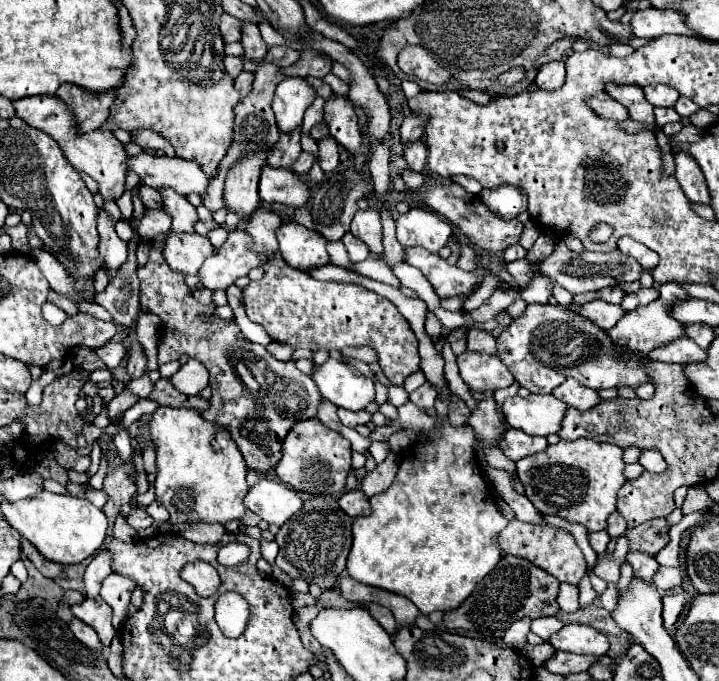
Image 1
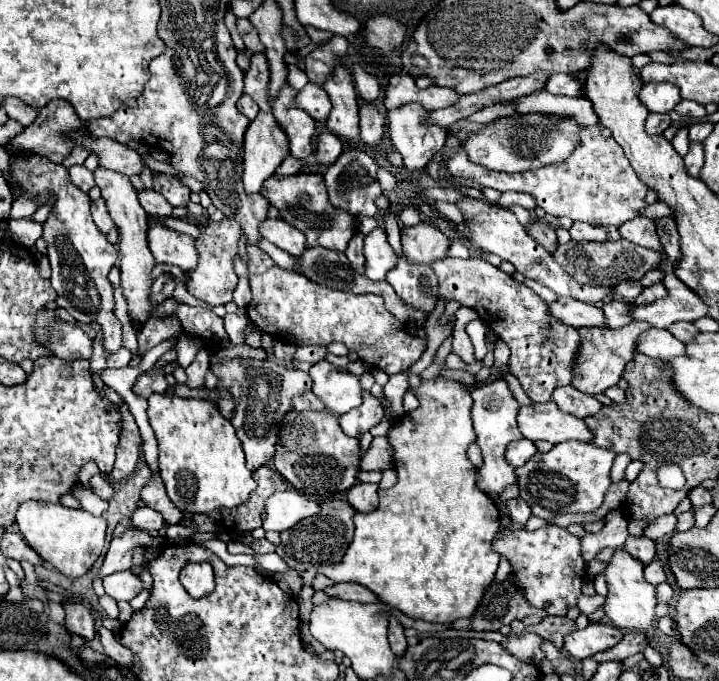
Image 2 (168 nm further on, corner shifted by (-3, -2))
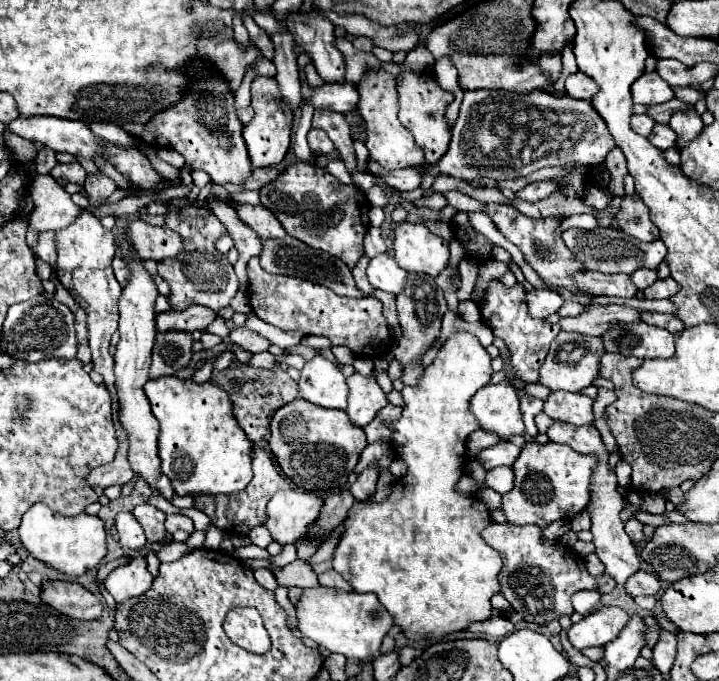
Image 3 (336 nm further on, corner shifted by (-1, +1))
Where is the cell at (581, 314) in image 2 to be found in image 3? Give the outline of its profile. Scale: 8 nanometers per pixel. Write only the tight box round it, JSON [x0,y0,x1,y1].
[525,288,563,318]

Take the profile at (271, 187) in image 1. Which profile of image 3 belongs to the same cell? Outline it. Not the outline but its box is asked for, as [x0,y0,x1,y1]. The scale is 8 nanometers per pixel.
[259,162,369,268]

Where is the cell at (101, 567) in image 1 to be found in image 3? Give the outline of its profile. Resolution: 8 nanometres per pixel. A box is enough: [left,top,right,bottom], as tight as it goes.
[115,512,147,550]

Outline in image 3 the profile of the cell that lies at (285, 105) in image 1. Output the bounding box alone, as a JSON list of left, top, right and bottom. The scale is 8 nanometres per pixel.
[311,82,359,114]

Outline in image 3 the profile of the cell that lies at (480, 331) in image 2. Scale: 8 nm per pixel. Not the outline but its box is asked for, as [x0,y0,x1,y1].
[333,332,501,640]

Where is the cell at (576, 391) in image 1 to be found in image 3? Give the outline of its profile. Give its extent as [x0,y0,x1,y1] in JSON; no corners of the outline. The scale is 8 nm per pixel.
[543,392,593,426]

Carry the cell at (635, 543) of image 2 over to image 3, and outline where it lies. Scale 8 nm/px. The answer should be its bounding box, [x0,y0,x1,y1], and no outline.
[625,516,645,544]

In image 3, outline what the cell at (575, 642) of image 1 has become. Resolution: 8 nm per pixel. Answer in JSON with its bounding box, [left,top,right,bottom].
[569,606,629,648]

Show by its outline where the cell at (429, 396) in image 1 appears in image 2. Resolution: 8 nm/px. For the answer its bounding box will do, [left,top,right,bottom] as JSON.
[420,336,452,379]

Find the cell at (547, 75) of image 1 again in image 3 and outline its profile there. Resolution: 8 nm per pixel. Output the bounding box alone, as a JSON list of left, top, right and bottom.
[565,72,597,100]

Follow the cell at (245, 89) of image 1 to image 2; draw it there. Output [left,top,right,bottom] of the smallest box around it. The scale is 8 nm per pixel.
[239,93,257,119]

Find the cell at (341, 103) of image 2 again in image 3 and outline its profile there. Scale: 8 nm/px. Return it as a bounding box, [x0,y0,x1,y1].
[285,12,345,82]

